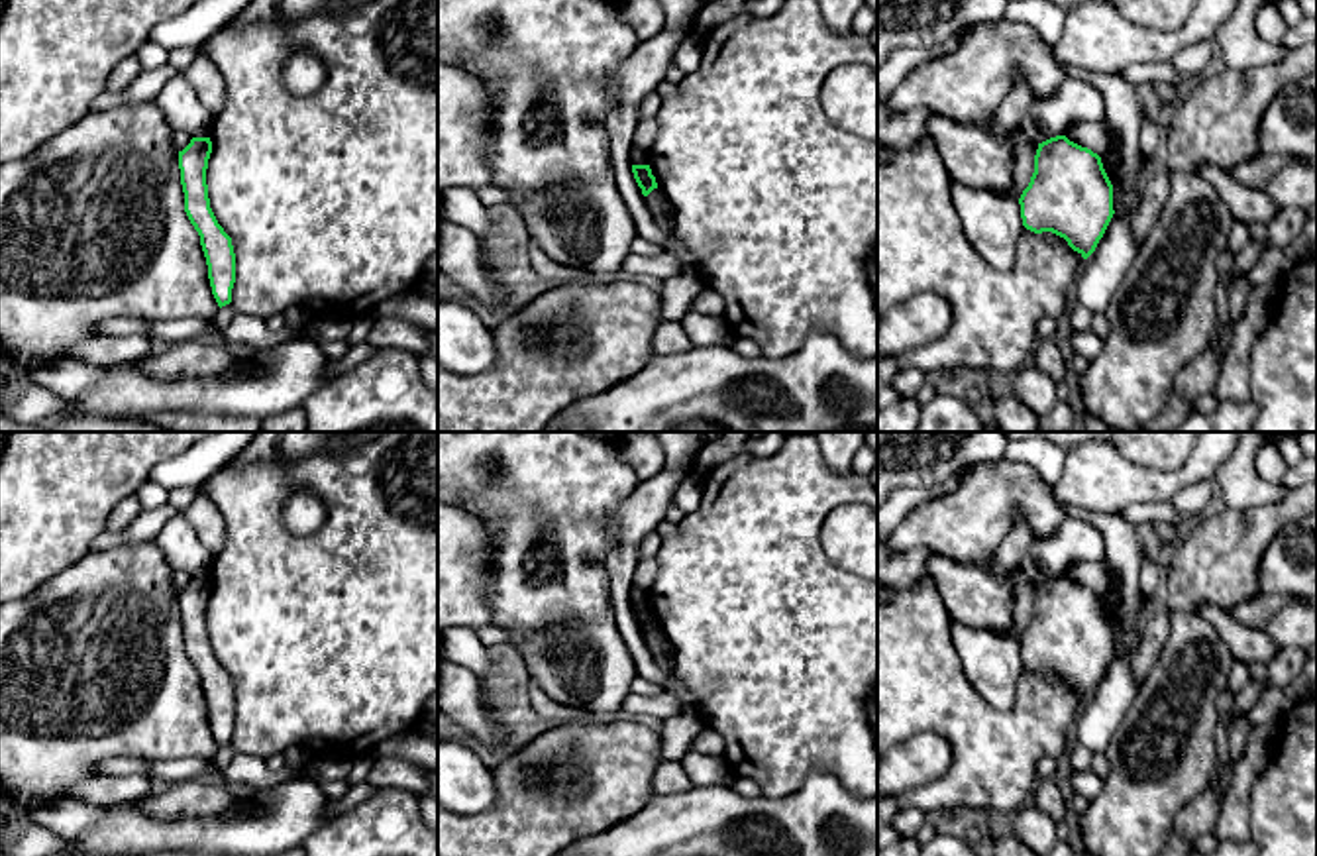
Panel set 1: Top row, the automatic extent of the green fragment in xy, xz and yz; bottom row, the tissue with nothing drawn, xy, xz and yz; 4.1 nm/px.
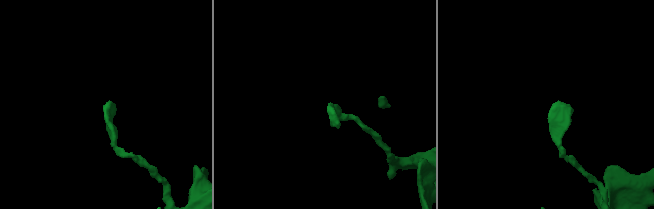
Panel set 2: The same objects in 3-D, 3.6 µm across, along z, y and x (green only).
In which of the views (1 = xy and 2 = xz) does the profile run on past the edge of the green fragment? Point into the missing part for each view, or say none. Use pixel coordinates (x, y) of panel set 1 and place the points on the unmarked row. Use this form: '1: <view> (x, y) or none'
1: none
2: none

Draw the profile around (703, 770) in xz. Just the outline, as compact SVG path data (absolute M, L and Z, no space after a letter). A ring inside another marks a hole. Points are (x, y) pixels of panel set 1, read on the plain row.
M691 750L681 760L683 770L697 787L722 785L730 774L724 758L707 756L697 750Z

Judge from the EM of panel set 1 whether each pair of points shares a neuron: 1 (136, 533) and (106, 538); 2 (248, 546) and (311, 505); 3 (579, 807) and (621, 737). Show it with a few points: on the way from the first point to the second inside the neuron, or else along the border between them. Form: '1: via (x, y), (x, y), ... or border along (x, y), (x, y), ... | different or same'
1: via (128, 534), (114, 538) | same
2: border along (293, 489), (283, 523), (295, 533), (311, 534) | different
3: via (583, 790), (619, 754) | same

